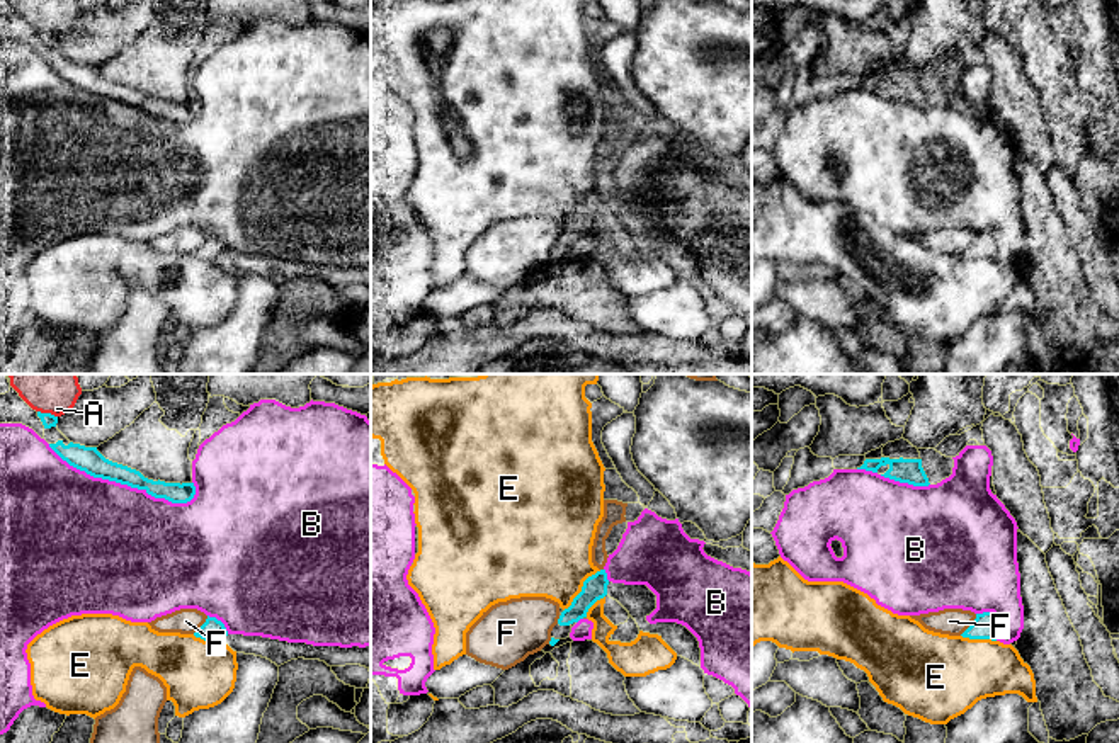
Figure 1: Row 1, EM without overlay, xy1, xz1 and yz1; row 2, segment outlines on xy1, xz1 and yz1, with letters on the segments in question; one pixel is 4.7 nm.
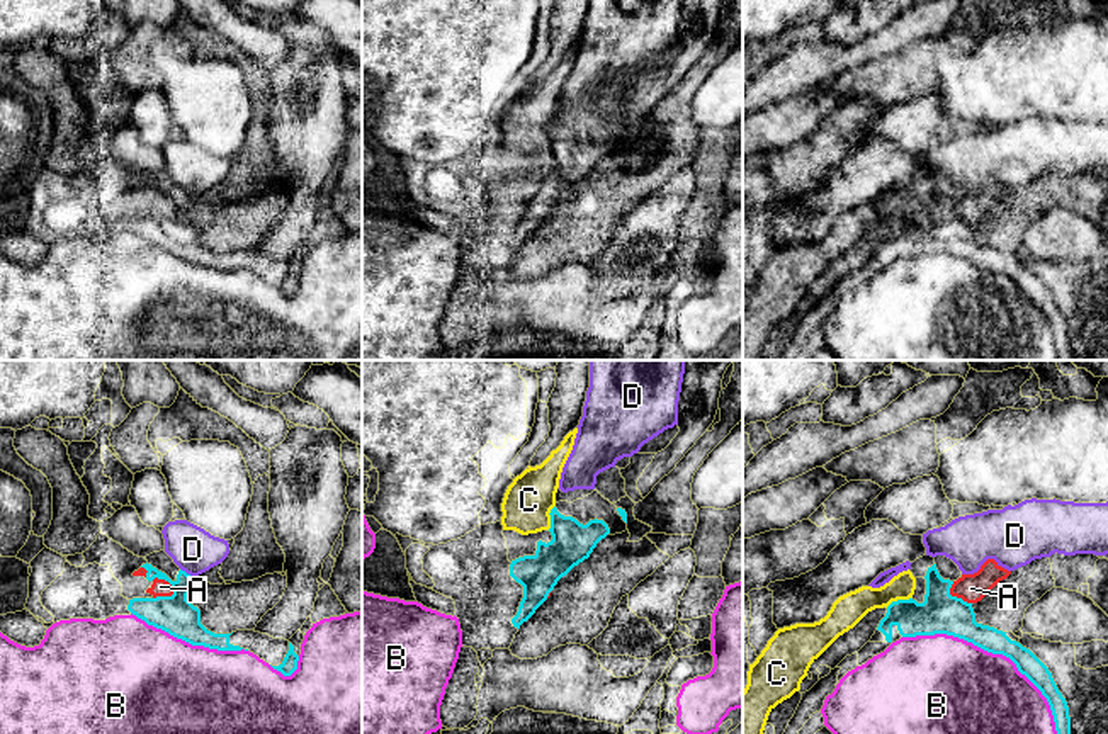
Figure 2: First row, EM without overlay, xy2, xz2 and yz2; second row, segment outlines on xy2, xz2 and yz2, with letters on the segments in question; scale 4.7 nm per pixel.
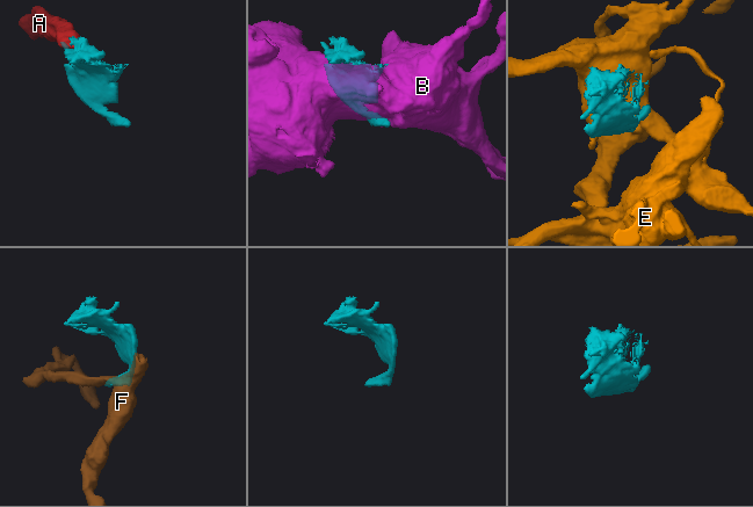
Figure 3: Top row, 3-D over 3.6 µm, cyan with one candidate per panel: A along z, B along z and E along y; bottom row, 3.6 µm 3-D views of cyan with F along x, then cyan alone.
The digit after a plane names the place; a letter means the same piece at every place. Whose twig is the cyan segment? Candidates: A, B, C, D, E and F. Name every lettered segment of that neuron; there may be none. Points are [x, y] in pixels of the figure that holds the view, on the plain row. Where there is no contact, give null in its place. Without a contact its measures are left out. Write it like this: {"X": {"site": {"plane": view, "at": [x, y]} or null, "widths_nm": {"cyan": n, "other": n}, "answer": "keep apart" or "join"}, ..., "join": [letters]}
{"A": {"site": {"plane": "xy2", "at": [165, 199]}, "widths_nm": {"cyan": 180, "other": 80}, "answer": "join"}, "B": {"site": {"plane": "yz2", "at": [996, 272]}, "widths_nm": {"cyan": 170, "other": 480}, "answer": "keep apart"}, "C": {"site": {"plane": "yz2", "at": [898, 220]}, "widths_nm": {"cyan": 200, "other": 150}, "answer": "join"}, "D": {"site": {"plane": "xy2", "at": [184, 191]}, "widths_nm": {"cyan": 180, "other": 220}, "answer": "keep apart"}, "E": {"site": {"plane": "xz1", "at": [582, 208]}, "widths_nm": {"cyan": 120, "other": 440}, "answer": "keep apart"}, "F": {"site": {"plane": "yz1", "at": [971, 243]}, "widths_nm": {"cyan": 110, "other": 130}, "answer": "keep apart"}, "join": ["A", "C"]}

